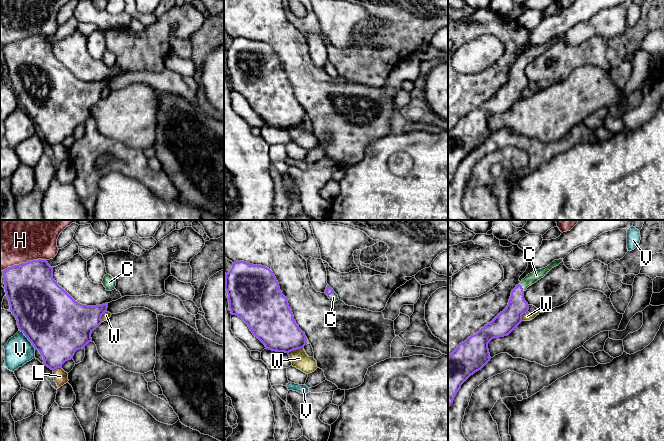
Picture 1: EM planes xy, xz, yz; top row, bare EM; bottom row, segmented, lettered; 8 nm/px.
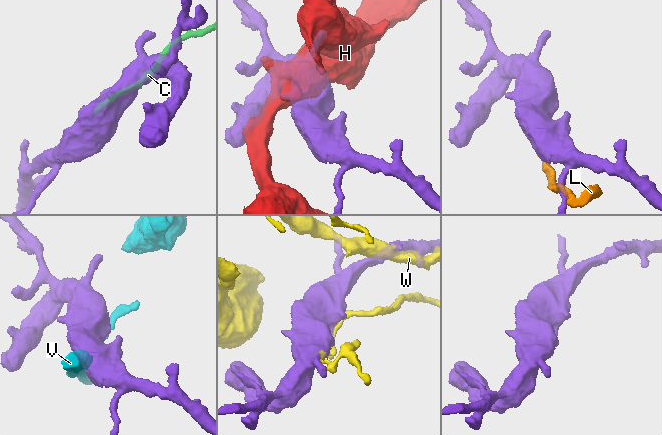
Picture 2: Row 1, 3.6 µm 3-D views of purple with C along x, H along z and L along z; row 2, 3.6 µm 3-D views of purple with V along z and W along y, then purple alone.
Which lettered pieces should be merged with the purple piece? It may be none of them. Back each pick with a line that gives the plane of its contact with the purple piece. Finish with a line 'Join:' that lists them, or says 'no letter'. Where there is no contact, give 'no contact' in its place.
C: xz
Join: C

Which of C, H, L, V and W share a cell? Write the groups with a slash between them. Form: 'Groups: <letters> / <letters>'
Groups: C / H / L / V / W

